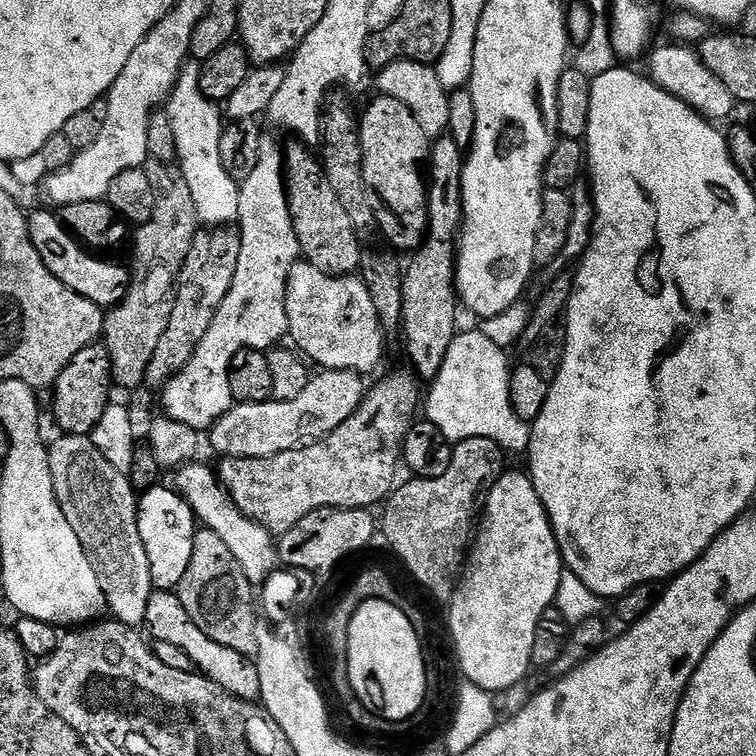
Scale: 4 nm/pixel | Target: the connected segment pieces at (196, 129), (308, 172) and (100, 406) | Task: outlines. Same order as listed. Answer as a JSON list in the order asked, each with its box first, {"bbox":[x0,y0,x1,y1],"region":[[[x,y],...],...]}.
[{"bbox":[166,71,240,225],"region":[[[195,71],[181,72],[175,90],[166,101],[166,111],[170,118],[170,126],[174,126],[178,167],[186,178],[186,186],[190,186],[190,194],[194,194],[194,210],[198,214],[201,225],[231,225],[238,217],[240,184],[234,178],[230,178],[230,174],[226,174],[226,166],[222,166],[221,109],[217,101],[207,100],[200,94],[200,77]]]},{"bbox":[283,142,362,276],"region":[[[295,142],[288,149],[283,149],[284,167],[286,169],[286,187],[288,205],[292,215],[292,225],[300,243],[303,259],[328,276],[351,276],[362,268],[361,237],[357,236],[346,214],[346,206],[338,202],[334,186],[330,186],[324,165],[311,152],[309,145]]]},{"bbox":[50,342,113,437],"region":[[[97,342],[78,350],[70,366],[62,370],[54,385],[54,404],[50,416],[56,419],[57,426],[61,428],[59,431],[65,436],[91,437],[94,426],[98,426],[102,414],[106,414],[108,405],[113,403],[112,388],[112,360],[104,344]]]}]

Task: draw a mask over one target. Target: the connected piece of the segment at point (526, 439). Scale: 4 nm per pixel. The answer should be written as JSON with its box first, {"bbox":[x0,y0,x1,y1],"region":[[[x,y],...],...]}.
{"bbox":[426,330,532,453],"region":[[[479,330],[461,331],[454,342],[450,342],[450,350],[446,350],[446,362],[442,362],[442,370],[431,381],[429,388],[432,389],[426,392],[426,419],[438,426],[447,440],[459,442],[470,438],[490,438],[490,442],[494,442],[505,453],[527,453],[528,444],[532,441],[532,430],[529,421],[518,418],[518,414],[514,414],[514,406],[510,406],[508,355],[505,349],[494,345]]]}

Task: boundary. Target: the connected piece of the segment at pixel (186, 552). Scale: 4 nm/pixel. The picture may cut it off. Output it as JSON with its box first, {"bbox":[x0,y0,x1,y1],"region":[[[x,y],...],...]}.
{"bbox":[136,486,198,590],"region":[[[155,486],[139,497],[136,517],[138,534],[146,546],[146,558],[150,558],[152,586],[156,590],[176,590],[182,582],[182,574],[190,566],[194,554],[194,538],[198,531],[198,521],[190,505],[175,487]]]}

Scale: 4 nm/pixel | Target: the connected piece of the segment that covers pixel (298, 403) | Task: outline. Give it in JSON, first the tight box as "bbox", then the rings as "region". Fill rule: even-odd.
{"bbox":[210,370,366,458],"region":[[[320,370],[309,379],[306,390],[293,400],[267,400],[264,404],[236,404],[210,429],[212,448],[224,458],[266,458],[274,454],[282,454],[286,450],[294,450],[305,442],[319,442],[331,434],[335,428],[342,426],[354,410],[364,401],[366,384],[363,384],[361,373],[333,372]]]}

